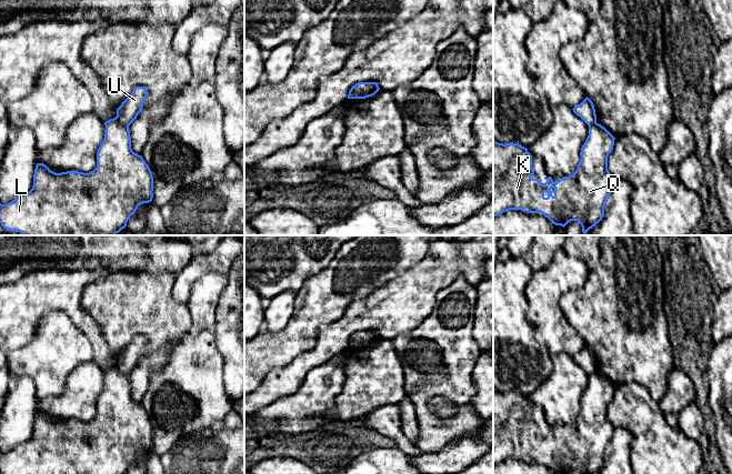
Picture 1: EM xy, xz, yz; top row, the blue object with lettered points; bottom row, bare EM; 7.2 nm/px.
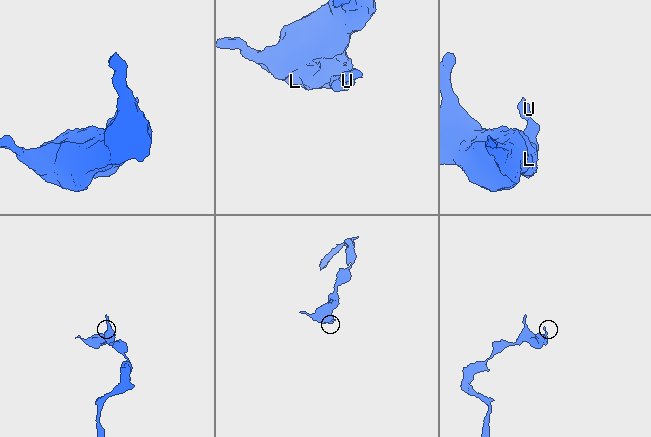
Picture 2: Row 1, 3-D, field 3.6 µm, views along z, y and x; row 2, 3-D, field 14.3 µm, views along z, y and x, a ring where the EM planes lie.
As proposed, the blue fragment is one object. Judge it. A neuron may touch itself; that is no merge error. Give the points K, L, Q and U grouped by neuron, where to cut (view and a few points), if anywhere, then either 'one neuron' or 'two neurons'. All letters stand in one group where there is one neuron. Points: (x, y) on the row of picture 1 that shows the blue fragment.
groups K L Q / U; cut xy (116, 117), (128, 127); two neurons

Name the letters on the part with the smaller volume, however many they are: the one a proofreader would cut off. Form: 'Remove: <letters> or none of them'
Remove: U

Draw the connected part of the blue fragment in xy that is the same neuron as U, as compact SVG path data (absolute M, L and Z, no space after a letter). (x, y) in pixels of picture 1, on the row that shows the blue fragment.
M136 87L132 93L117 109L117 120L129 127L141 112L146 98L149 95L144 87Z

